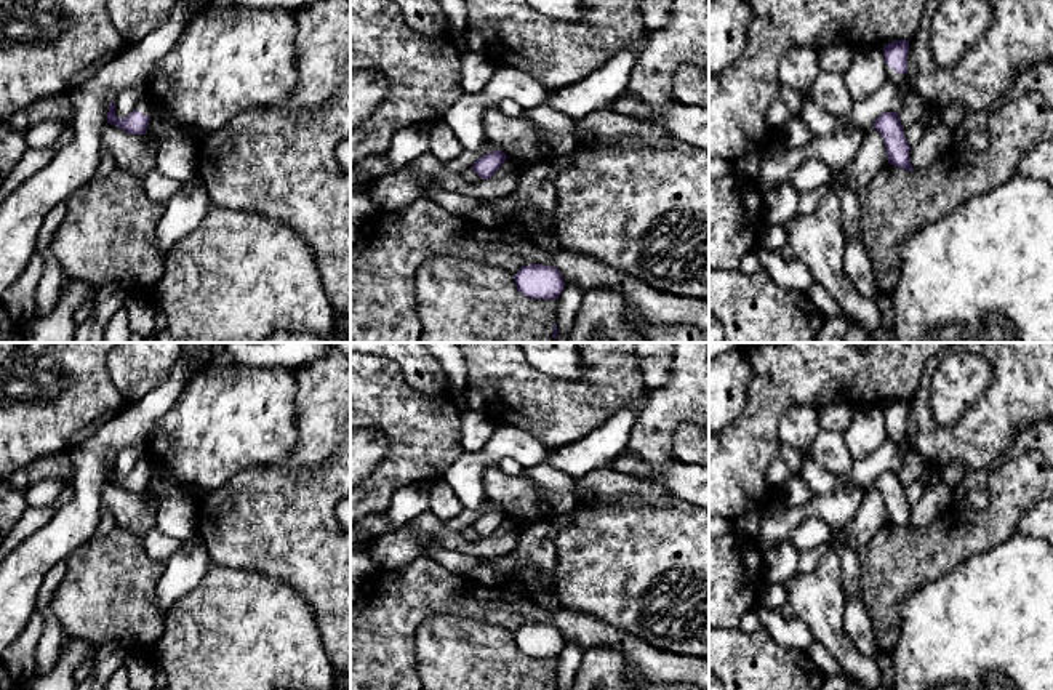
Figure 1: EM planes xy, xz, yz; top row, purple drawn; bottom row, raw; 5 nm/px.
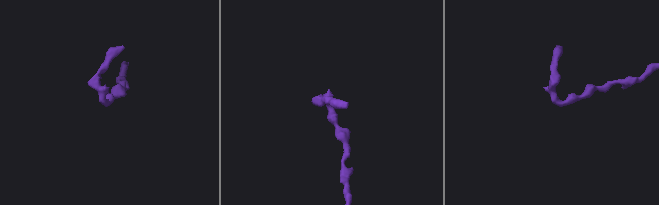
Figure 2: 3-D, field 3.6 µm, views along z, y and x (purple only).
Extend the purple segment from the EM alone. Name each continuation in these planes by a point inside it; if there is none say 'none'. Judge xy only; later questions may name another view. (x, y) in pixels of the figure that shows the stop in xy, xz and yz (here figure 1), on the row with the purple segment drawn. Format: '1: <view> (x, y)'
1: xy (144, 106)

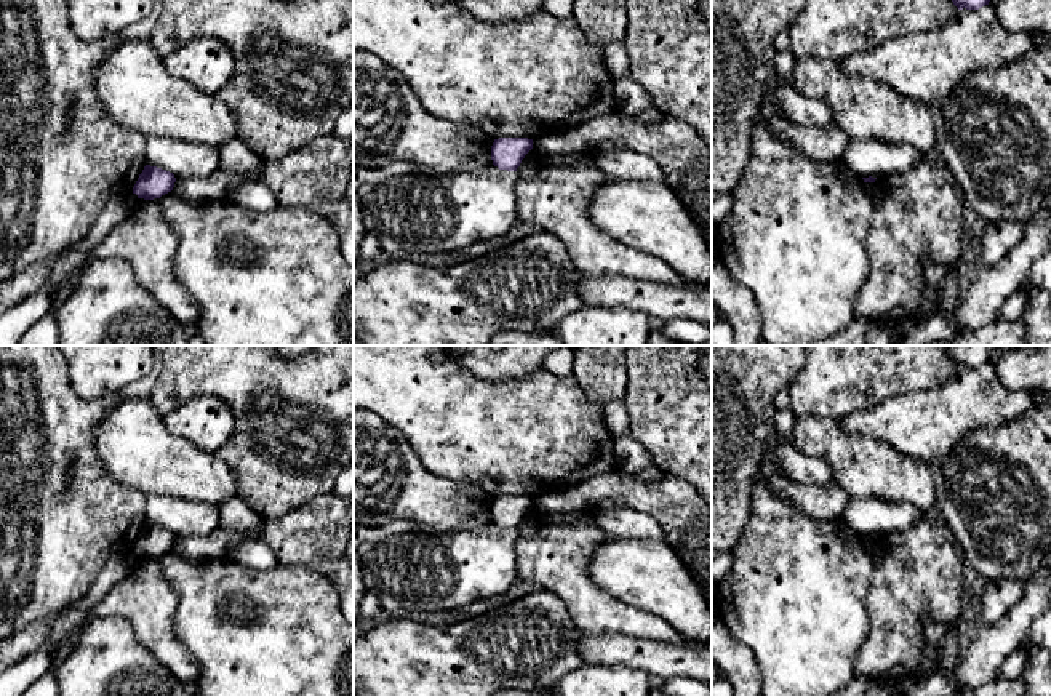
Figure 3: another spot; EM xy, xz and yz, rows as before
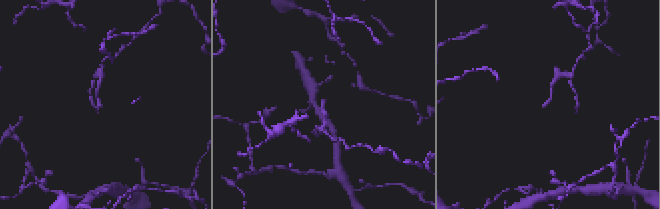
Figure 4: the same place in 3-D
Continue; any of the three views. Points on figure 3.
none

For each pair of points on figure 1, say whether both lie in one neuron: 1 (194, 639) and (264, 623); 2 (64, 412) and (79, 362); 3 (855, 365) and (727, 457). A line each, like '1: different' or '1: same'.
1: same
2: same
3: same

